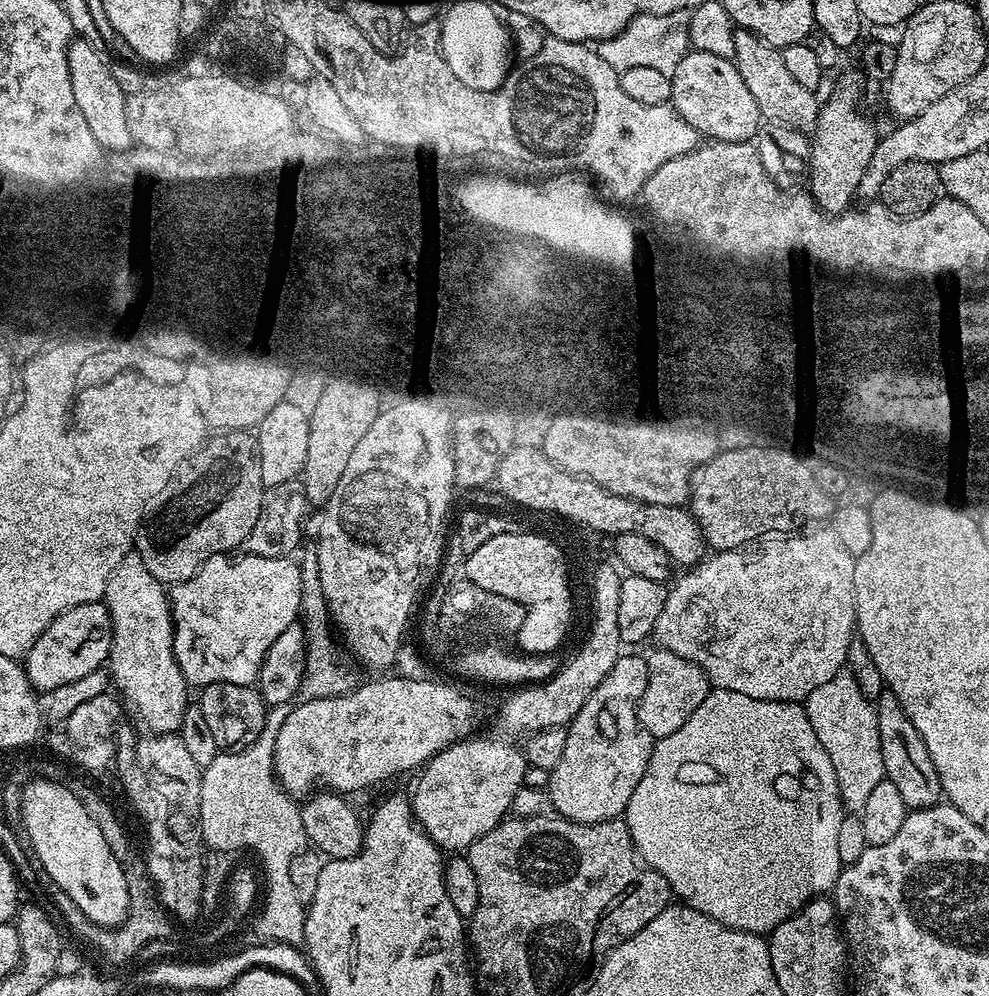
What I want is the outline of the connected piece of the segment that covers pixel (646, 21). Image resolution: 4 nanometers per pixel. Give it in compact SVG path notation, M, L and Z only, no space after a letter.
M687 11L671 12L661 16L636 16L616 37L599 43L598 53L614 71L621 73L636 66L650 66L659 73L671 77L678 70L678 62L690 50Z

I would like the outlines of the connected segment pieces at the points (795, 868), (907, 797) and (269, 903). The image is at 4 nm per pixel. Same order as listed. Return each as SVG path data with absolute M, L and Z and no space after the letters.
M712 688L702 706L698 706L698 710L694 710L694 714L690 714L690 718L686 718L686 722L678 726L678 730L674 730L674 734L666 734L653 743L646 774L642 774L642 782L638 782L634 794L630 794L630 802L622 819L630 830L640 859L649 868L658 870L662 878L666 878L677 901L714 918L725 928L770 934L798 909L805 908L811 900L823 897L835 889L842 867L838 858L838 830L842 827L845 814L844 801L840 799L838 790L838 778L834 772L834 762L830 762L830 754L822 750L822 742L818 742L818 734L814 734L814 726L810 726L810 718L804 712L803 703L791 700L759 700L752 698L750 694Z
M887 690L875 697L876 717L878 718L878 738L882 742L882 766L884 779L894 782L894 786L902 793L902 802L906 802L909 810L932 808L941 803L944 787L938 778L938 770L934 770L934 762L930 762L930 750L926 750L926 742L922 742L922 734L914 730L914 722L906 718L906 710L902 710L902 702Z
M273 707L268 714L267 727L264 733L257 738L248 748L239 750L224 750L210 762L210 766L203 769L202 778L202 806L200 807L200 835L203 843L212 848L253 848L260 864L264 867L262 880L266 887L262 892L264 909L256 920L256 932L268 942L275 942L280 946L300 946L304 942L304 917L306 905L298 902L298 894L294 885L290 883L290 866L296 853L305 847L306 837L300 808L297 801L289 796L280 786L272 771L272 751L276 741L276 729L284 721L286 712L283 707Z

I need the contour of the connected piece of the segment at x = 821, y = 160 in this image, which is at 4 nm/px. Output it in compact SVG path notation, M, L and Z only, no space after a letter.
M848 80L840 84L832 92L832 97L820 105L820 117L811 137L812 159L810 161L810 177L812 176L811 195L816 197L816 203L821 209L832 214L839 214L849 207L848 204L859 193L862 174L866 174L866 166L870 166L870 154L874 154L878 132L872 129L872 124L860 113L860 84L856 80Z

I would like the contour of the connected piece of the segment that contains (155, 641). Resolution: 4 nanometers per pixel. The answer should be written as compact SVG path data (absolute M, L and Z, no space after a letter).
M135 550L128 552L126 557L111 571L110 578L107 579L106 590L104 591L103 604L108 608L108 613L112 619L112 655L110 657L110 680L114 685L115 691L118 693L119 699L126 705L127 711L133 712L142 723L148 727L147 731L152 734L176 734L179 733L182 726L182 718L186 714L186 710L190 706L188 700L188 691L190 685L188 680L182 674L182 670L176 661L174 654L174 625L172 622L172 606L170 603L169 593L166 591L165 585L160 584L150 570L146 568L146 564L142 562L141 556Z

